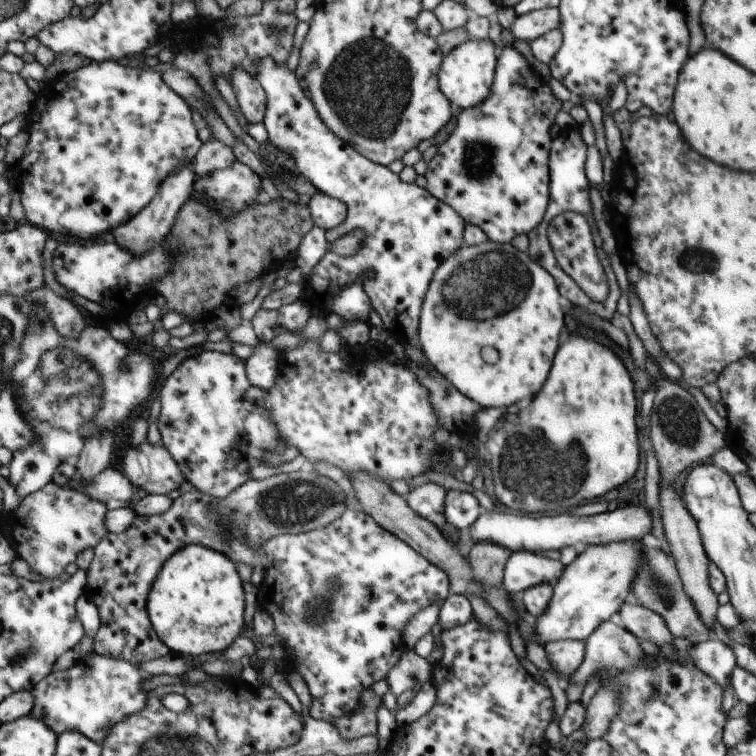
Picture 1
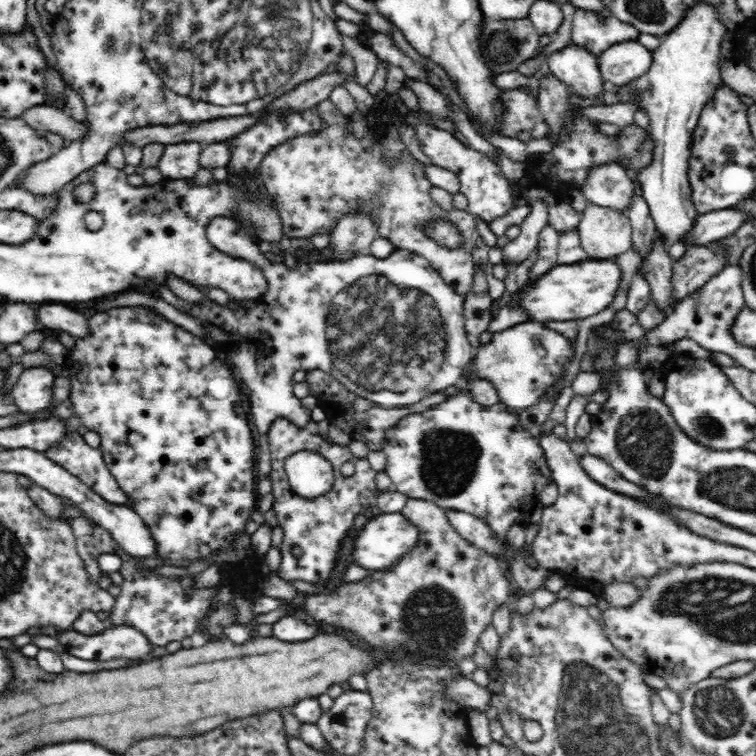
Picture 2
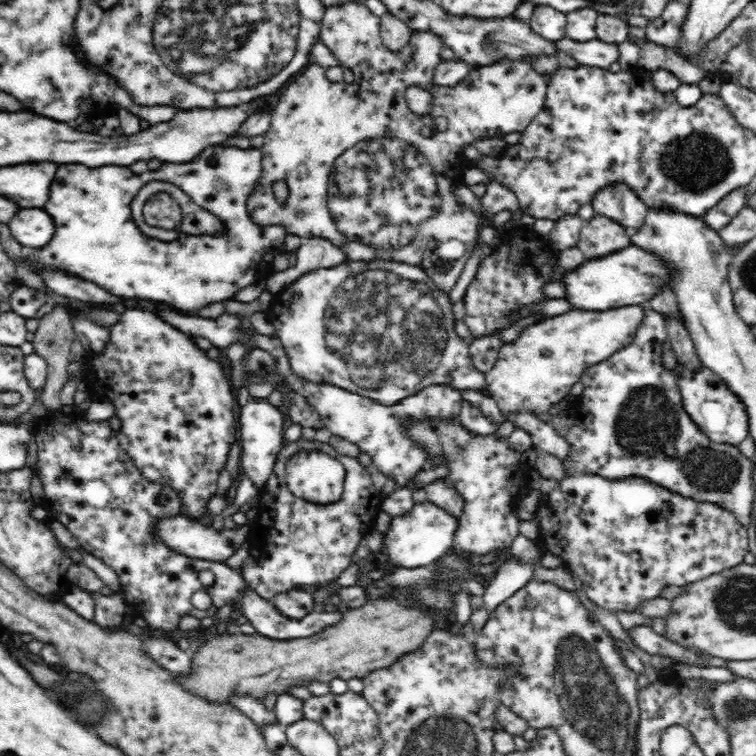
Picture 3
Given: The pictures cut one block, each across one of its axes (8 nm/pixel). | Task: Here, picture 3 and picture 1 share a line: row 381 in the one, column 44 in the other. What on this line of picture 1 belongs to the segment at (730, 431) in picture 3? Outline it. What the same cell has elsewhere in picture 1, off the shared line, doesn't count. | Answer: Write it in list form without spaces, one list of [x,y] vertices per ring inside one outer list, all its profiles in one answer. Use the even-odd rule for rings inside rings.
[[[93,654],[67,670],[53,672],[41,680],[32,690],[34,708],[30,710],[30,716],[45,721],[58,736],[64,732],[80,732],[102,744],[118,723],[146,710],[150,690],[143,688],[145,680],[137,663]]]

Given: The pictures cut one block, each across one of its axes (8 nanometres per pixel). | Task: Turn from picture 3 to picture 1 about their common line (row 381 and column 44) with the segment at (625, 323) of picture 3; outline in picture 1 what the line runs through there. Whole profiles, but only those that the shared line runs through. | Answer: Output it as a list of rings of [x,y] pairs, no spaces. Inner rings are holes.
[[[50,482],[36,494],[26,496],[12,512],[13,549],[42,578],[58,578],[82,550],[96,547],[110,533],[105,525],[107,511],[102,501],[94,500],[89,493]]]

